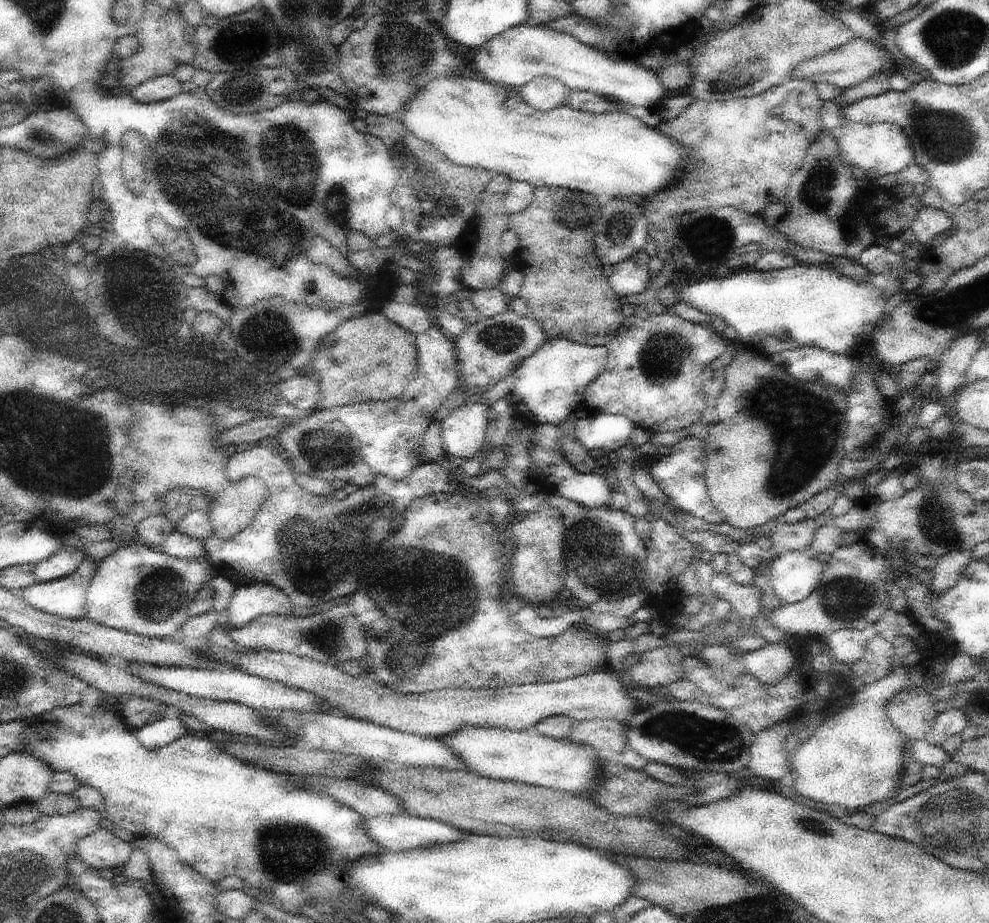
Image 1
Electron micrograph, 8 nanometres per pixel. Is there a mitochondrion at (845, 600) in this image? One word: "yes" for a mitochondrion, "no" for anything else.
yes

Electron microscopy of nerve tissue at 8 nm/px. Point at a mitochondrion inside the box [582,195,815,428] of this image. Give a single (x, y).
(660, 361)

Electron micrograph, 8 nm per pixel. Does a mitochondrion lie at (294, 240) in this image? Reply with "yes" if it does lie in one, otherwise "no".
yes

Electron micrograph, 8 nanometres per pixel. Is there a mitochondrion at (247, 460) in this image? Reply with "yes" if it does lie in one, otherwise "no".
no

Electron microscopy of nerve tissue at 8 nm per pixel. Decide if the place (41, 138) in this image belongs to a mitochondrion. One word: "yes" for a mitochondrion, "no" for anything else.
yes

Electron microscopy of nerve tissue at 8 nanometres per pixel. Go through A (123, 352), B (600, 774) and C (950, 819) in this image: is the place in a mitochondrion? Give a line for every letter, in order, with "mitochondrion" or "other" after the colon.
A: mitochondrion
B: other
C: mitochondrion

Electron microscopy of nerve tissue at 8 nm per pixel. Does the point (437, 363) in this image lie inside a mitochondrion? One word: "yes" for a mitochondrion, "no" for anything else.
no

